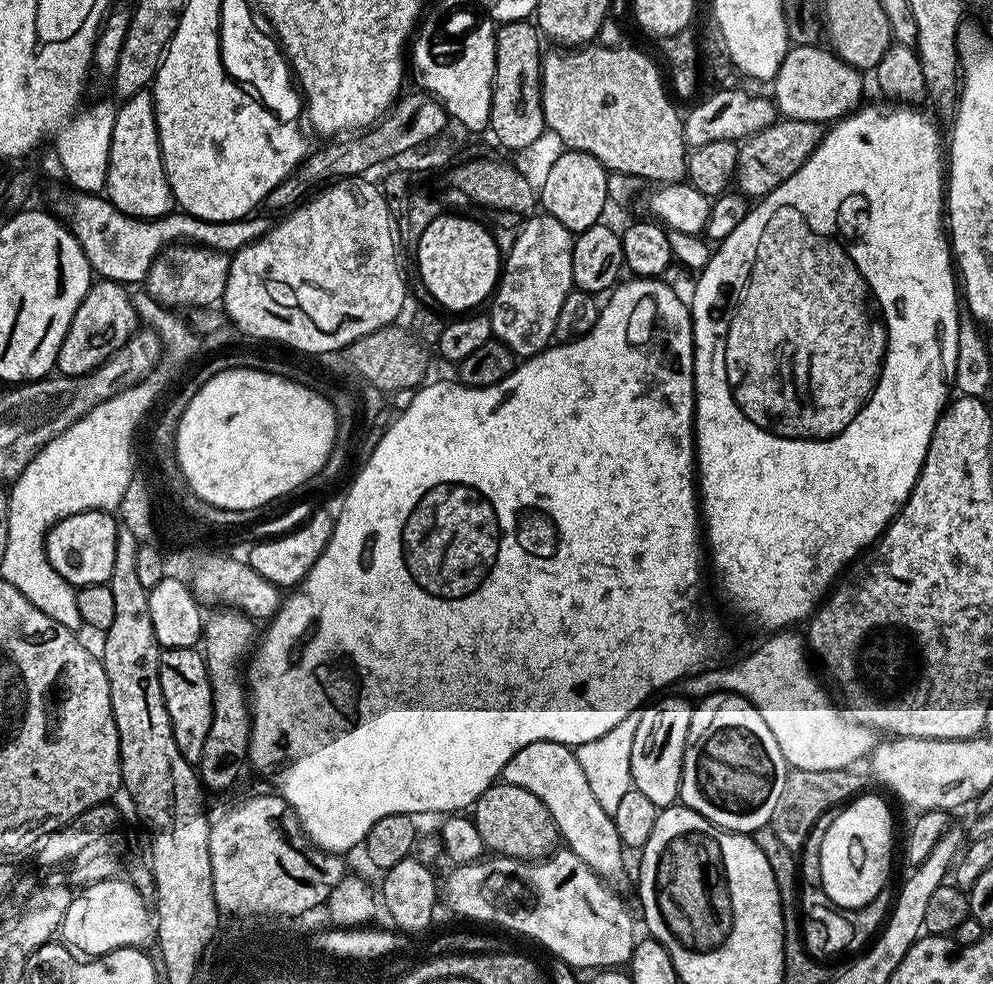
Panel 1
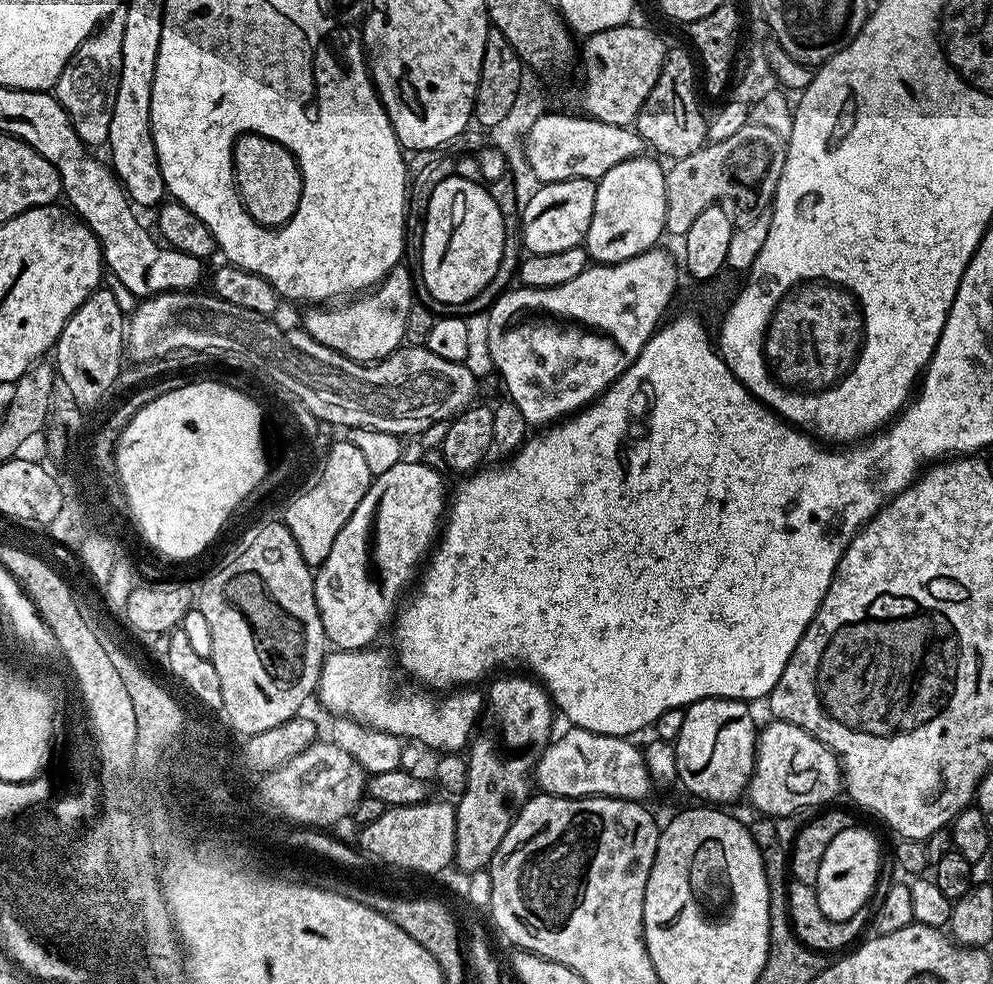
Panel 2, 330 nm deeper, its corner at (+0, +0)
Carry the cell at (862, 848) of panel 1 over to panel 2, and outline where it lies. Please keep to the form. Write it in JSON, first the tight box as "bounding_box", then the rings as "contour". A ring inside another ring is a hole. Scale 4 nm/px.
{"bounding_box":[814,826,880,920],"contour":[[[859,826],[841,830],[826,847],[814,885],[822,914],[826,914],[826,918],[831,920],[850,920],[854,914],[861,912],[879,872],[880,848],[876,845],[875,838]]]}

